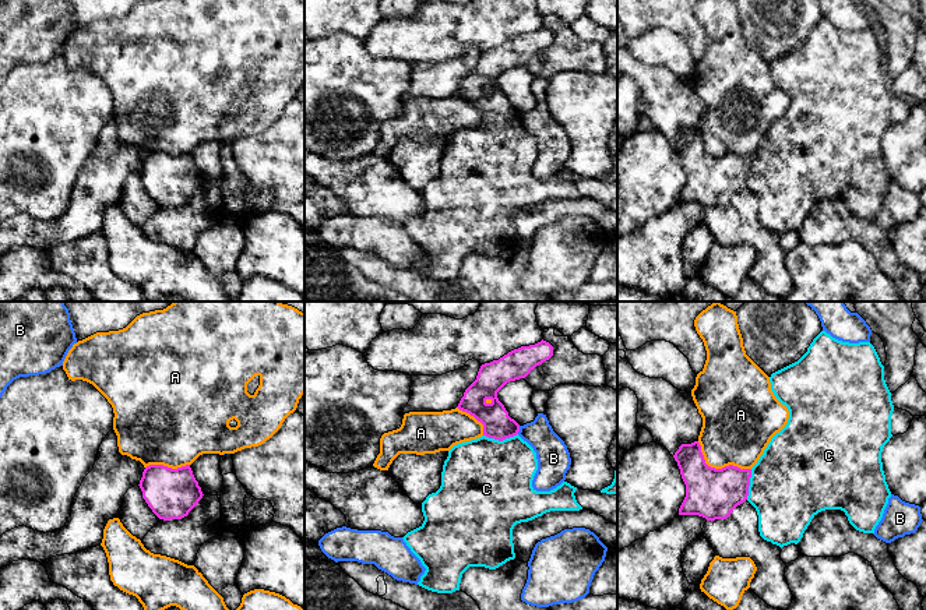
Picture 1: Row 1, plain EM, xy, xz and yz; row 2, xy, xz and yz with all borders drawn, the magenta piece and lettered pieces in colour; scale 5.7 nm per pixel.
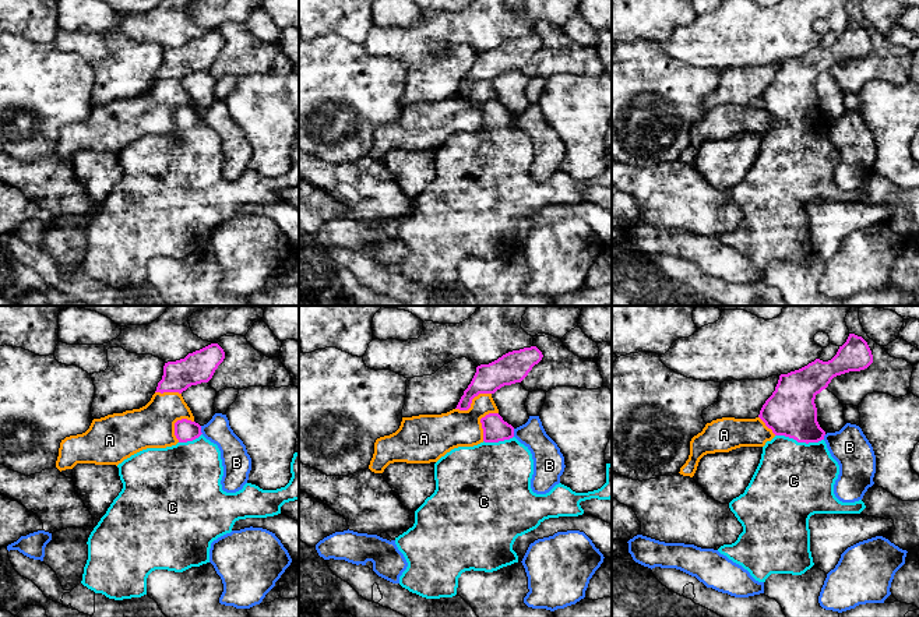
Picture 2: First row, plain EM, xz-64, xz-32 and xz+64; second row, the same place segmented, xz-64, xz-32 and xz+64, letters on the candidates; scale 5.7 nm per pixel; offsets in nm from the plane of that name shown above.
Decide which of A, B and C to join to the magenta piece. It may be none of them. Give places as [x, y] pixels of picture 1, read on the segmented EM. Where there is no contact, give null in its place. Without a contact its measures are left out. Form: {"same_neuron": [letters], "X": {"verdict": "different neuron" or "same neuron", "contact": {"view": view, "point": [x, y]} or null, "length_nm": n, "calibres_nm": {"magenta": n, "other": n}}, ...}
{"same_neuron": ["C"], "A": {"verdict": "different neuron", "contact": {"view": "yz", "point": [718, 469]}, "length_nm": 360, "calibres_nm": {"magenta": 300, "other": 400}}, "B": {"verdict": "different neuron", "contact": {"view": "xz", "point": [518, 430]}, "length_nm": 50, "calibres_nm": {"magenta": 170, "other": 190}}, "C": {"verdict": "same neuron", "contact": {"view": "xz", "point": [500, 440]}, "length_nm": 200, "calibres_nm": {"magenta": 170, "other": 500}}}

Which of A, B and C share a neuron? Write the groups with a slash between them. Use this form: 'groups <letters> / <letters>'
groups A / B / C

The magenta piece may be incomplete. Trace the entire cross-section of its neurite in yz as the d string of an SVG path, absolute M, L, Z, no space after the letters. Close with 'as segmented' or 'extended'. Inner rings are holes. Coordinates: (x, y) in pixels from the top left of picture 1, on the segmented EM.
M821 331L798 362L772 373L770 382L775 398L788 408L789 419L751 469L708 466L698 441L682 444L675 452L673 458L686 484L679 515L698 515L707 521L726 519L747 500L757 511L760 536L781 549L798 544L811 519L825 509L841 509L856 530L874 533L891 497L883 470L883 447L892 436L906 433L913 419L909 412L892 405L884 366L874 346L870 342L842 342Z; extended

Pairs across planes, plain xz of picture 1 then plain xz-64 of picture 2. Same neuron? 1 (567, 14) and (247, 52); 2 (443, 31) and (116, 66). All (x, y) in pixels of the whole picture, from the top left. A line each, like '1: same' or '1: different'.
1: different
2: different

